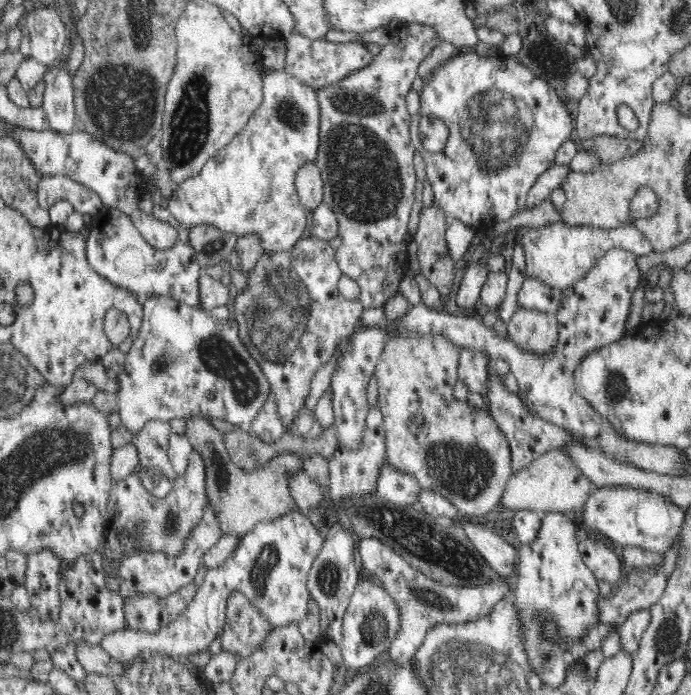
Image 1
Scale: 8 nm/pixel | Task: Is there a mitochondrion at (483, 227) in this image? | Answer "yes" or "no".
no

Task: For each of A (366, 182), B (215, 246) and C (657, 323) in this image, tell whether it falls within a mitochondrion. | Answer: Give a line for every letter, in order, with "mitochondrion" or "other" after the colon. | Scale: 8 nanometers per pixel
A: mitochondrion
B: mitochondrion
C: other

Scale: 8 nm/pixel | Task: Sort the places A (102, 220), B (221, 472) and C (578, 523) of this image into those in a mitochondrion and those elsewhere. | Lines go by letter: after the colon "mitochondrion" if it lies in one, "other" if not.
A: other
B: mitochondrion
C: other

